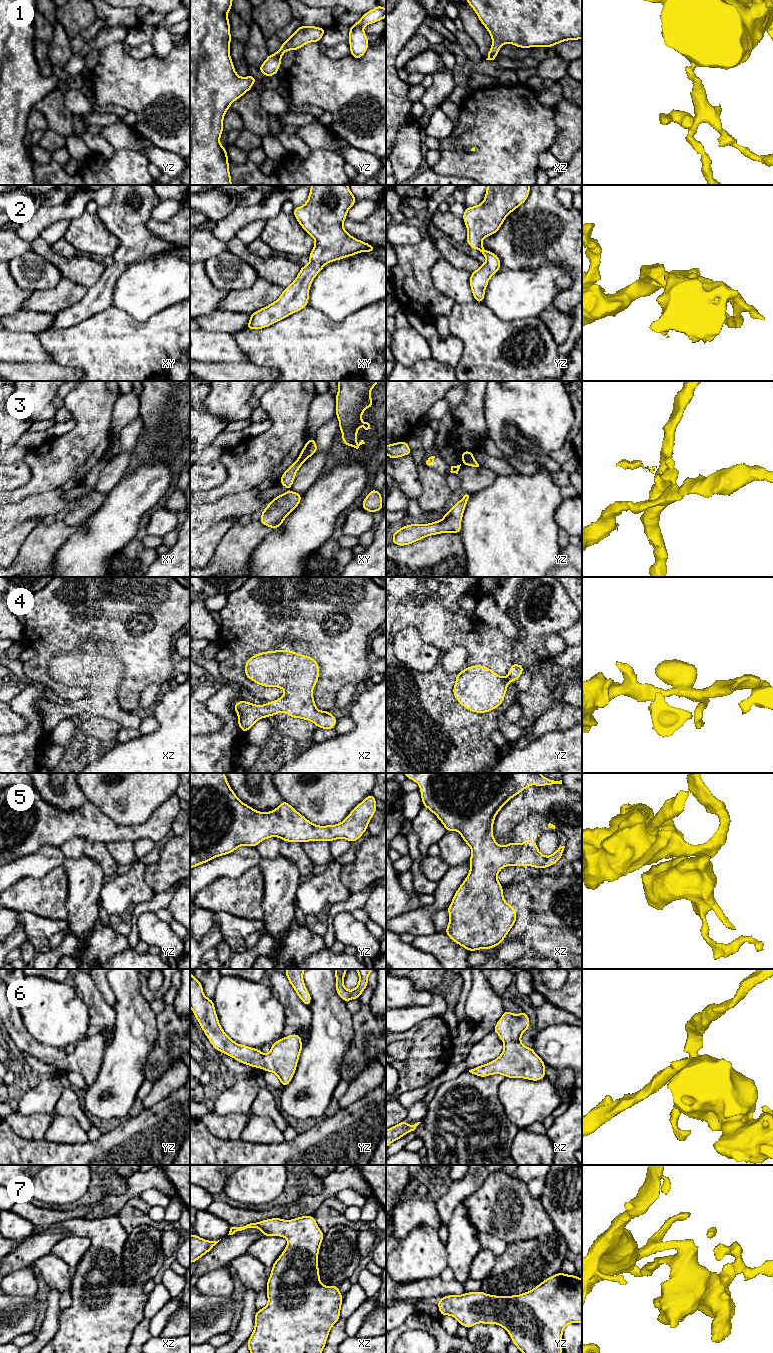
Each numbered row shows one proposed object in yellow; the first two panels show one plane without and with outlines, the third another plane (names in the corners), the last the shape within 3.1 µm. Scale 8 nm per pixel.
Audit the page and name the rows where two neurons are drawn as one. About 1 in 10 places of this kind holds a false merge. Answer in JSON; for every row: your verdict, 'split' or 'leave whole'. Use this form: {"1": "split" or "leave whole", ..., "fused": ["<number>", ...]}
{"1": "leave whole", "2": "leave whole", "3": "split", "4": "leave whole", "5": "leave whole", "6": "leave whole", "7": "leave whole", "fused": ["3"]}

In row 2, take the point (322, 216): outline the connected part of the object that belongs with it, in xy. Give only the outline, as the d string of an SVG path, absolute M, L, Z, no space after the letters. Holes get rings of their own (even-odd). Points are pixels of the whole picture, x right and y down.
M311 185L307 202L303 206L295 207L293 211L301 227L315 240L315 246L309 253L310 261L301 267L295 280L284 288L275 302L250 314L246 329L264 329L308 306L309 289L313 279L326 264L360 252L375 252L374 246L352 237L343 228L343 222L348 218L347 212L356 201L348 185Z

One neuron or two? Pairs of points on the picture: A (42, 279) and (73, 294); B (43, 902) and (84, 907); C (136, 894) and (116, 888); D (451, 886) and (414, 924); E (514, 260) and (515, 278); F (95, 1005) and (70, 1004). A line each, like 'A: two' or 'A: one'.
A: two
B: two
C: one
D: one
E: two
F: two

